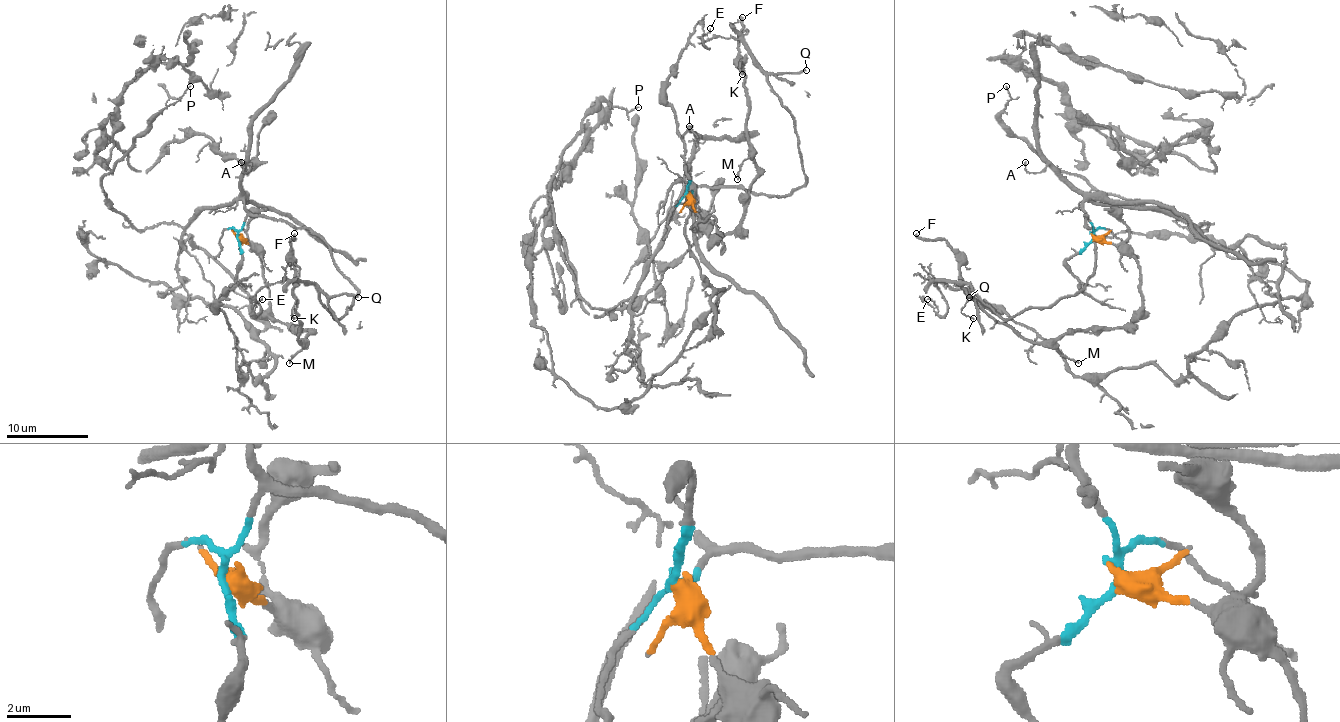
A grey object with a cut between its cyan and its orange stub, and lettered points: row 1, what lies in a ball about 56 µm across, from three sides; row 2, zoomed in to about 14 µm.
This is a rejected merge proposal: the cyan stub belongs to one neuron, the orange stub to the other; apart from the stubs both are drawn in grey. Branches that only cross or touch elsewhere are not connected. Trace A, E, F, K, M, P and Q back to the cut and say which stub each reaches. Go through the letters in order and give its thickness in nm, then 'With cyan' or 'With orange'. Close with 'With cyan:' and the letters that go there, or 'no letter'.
A: Thickness 140 nm. With cyan
E: Thickness 120 nm. With cyan
F: Thickness 240 nm. With orange
K: Thickness 160 nm. With orange
M: Thickness 140 nm. With orange
P: Thickness 90 nm. With cyan
Q: Thickness 220 nm. With cyan
With cyan: A, E, P, Q

